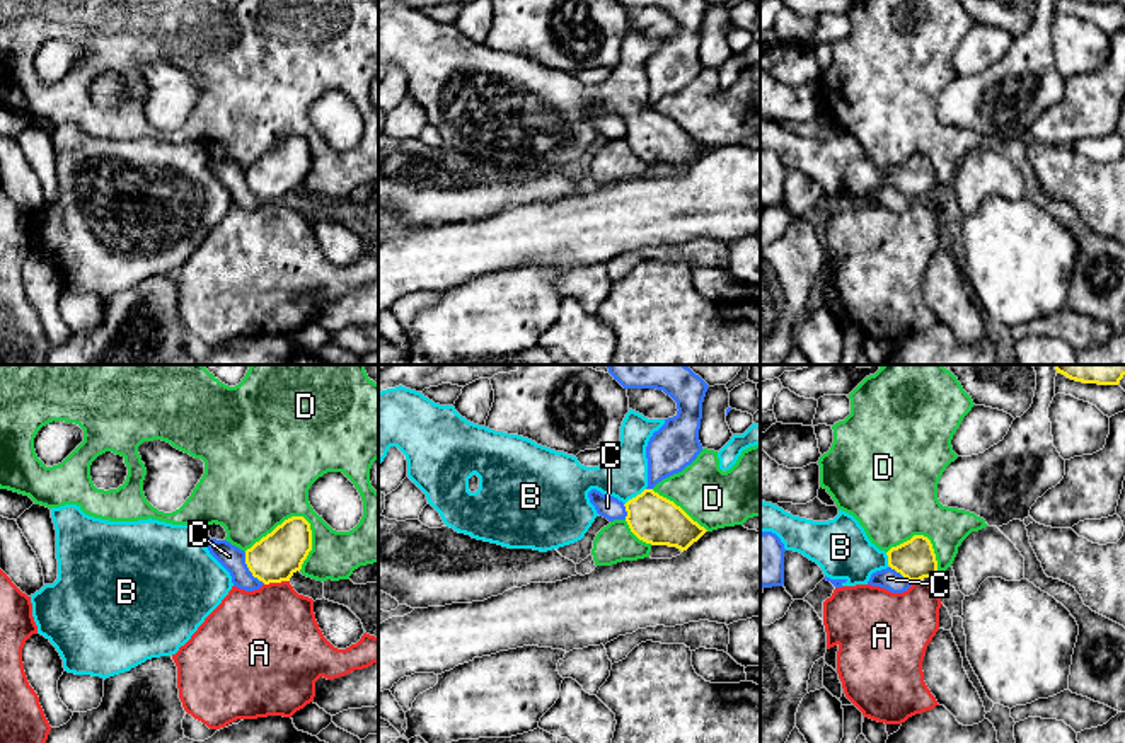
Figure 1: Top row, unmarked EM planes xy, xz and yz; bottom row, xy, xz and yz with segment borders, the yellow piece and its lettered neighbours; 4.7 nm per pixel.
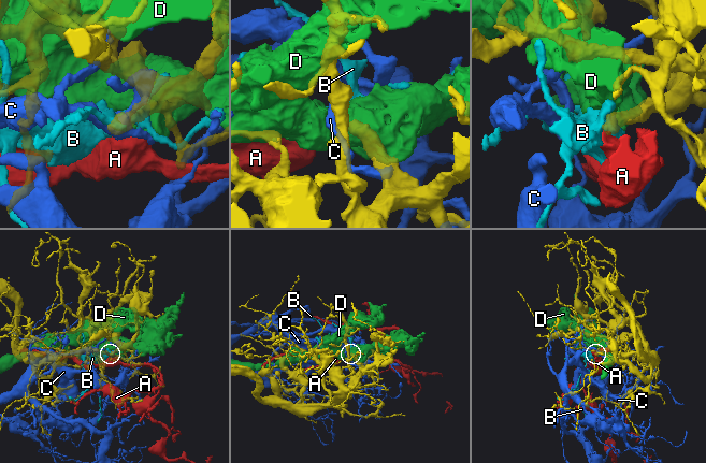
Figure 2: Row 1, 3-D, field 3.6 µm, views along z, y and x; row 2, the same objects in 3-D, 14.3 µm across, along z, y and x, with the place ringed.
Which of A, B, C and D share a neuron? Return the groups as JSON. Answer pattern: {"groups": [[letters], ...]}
{"groups": [["A"], ["B"], ["C"], ["D"]]}

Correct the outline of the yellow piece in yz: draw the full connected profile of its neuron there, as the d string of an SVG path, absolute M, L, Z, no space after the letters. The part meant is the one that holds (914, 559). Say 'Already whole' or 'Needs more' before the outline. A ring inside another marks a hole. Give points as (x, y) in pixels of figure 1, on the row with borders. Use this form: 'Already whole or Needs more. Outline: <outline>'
Needs more. Outline: M760 501L762 532L776 533L786 550L816 562L827 578L842 579L842 586L868 585L873 573L886 567L912 583L938 578L938 561L927 537L914 535L885 552L868 539L859 521L842 510L834 520L813 521Z

